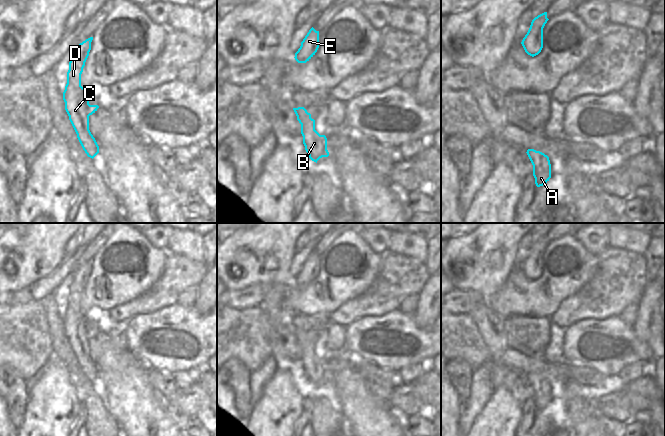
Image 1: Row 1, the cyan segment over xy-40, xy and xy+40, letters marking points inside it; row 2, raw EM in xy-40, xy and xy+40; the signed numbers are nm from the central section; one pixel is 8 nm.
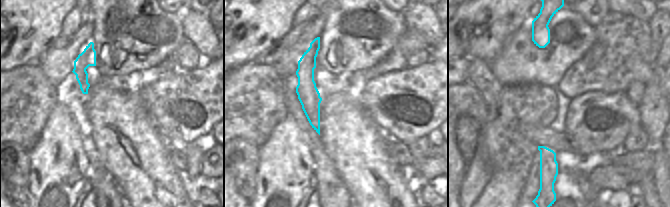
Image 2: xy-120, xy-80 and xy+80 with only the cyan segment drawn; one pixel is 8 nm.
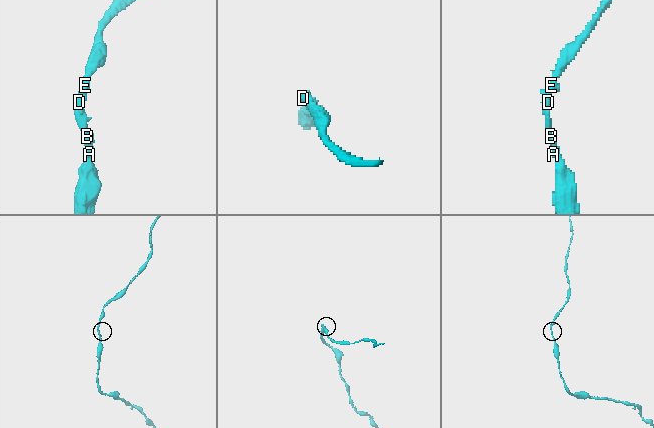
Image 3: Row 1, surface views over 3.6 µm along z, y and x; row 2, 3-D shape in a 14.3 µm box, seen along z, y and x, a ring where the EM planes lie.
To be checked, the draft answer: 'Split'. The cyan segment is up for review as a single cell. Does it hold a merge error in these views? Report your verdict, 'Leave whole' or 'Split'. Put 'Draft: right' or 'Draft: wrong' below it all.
Leave whole
Draft: wrong

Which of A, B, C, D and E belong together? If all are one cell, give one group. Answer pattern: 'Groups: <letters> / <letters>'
Groups: A B C D E

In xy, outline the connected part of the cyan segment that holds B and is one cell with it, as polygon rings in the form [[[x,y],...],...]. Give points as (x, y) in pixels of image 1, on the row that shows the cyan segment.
[[[304,107],[293,108],[293,110],[301,124],[303,144],[309,158],[317,163],[320,158],[328,157],[327,138],[315,130],[315,120],[311,118],[311,114]]]

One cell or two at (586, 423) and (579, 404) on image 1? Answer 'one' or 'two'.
one

